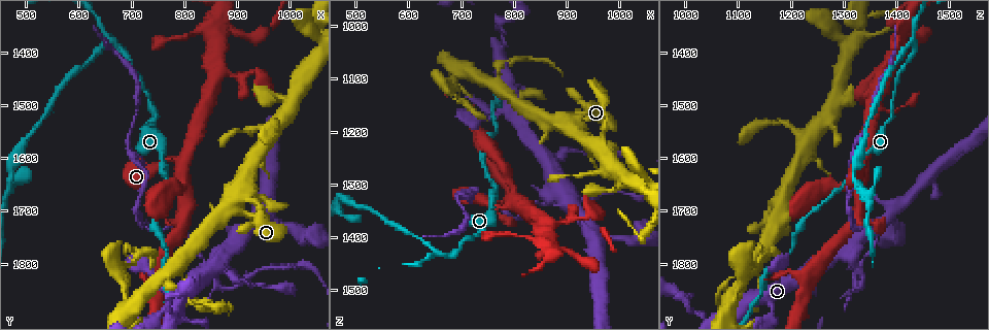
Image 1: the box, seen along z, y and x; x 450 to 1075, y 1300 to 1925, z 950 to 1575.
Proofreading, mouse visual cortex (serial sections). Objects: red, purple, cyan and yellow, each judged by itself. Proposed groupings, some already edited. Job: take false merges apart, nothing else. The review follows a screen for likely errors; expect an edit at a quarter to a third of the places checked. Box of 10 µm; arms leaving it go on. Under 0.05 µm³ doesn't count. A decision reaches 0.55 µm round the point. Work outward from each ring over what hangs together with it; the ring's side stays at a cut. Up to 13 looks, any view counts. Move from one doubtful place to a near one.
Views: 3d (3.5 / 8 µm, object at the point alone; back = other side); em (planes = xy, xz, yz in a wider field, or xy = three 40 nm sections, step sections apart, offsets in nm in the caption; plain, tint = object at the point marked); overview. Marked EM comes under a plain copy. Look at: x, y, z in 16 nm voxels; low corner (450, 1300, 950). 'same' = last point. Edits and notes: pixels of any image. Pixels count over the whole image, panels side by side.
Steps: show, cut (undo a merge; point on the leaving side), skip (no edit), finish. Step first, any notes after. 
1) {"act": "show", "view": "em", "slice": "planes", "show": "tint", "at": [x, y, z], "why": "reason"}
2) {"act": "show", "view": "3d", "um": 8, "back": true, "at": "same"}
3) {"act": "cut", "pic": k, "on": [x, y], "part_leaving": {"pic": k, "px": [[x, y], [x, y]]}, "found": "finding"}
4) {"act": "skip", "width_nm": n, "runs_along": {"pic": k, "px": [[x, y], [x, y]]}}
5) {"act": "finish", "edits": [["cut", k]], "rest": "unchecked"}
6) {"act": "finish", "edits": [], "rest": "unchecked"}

{"act": "show", "view": "3d", "um": 3.5, "at": [660, 1375, 1435], "why": "branch point"}

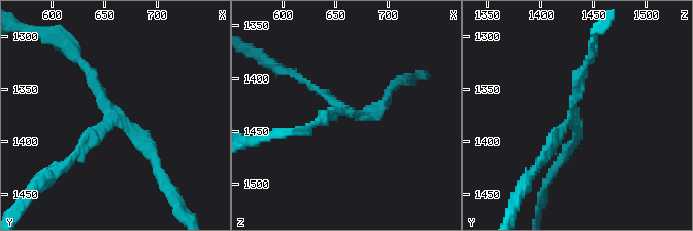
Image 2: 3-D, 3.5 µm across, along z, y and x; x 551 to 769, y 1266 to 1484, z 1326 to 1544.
{"act": "show", "view": "em", "slice": "planes", "show": "tint", "at": [664, 1380, 1432], "arms": 3, "arm_widths_nm": [100, 200, 200]}

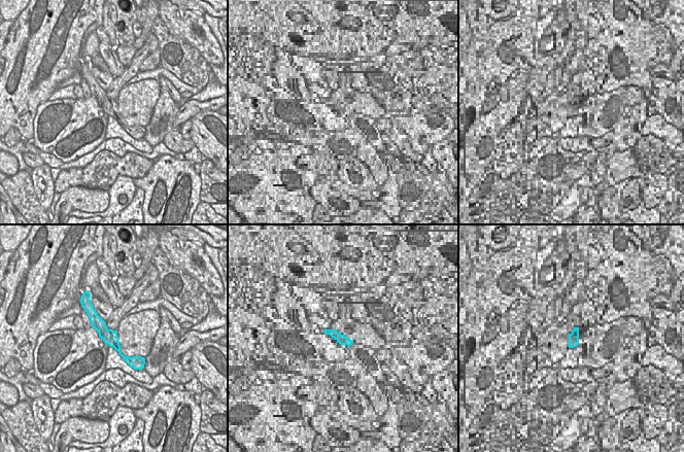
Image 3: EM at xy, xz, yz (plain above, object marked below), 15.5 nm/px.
{"act": "cut", "pic": 2, "on": [85, 136], "part_leaving": {"pic": 2, "px": [[110, 123], [37, 184]]}, "found": "a second cell is stuck on"}

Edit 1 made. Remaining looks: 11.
{"act": "show", "view": "overview"}

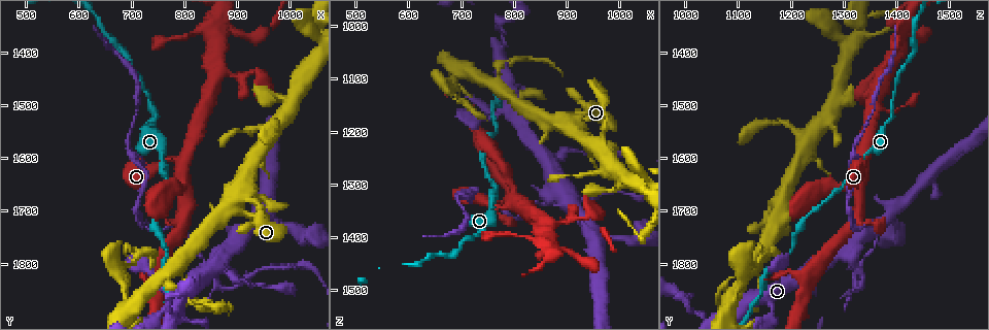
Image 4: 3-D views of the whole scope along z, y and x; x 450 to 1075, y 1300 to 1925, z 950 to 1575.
{"act": "show", "view": "3d", "um": 8, "at": [955, 1570, 1225], "why": "calibre changes"}

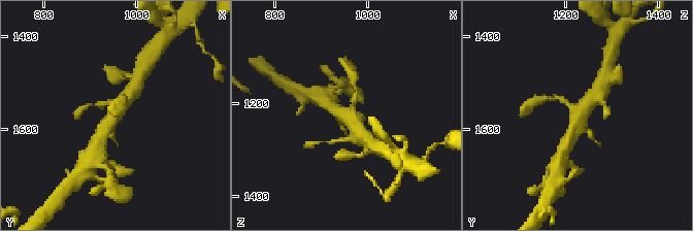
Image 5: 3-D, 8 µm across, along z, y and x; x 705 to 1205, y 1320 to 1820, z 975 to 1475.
{"act": "show", "view": "em", "slice": "xy", "step": 3, "show": "tint", "at": "same"}

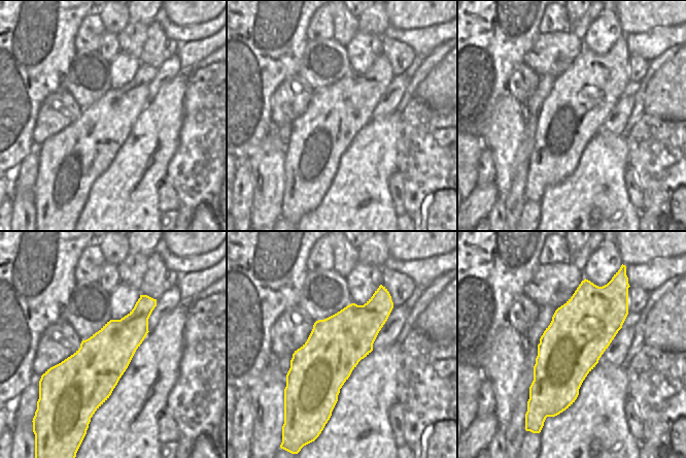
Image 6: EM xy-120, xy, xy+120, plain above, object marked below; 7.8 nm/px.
{"act": "skip", "width_nm": 440, "runs_along": {"pic": 5, "px": [[100, 140], [105, 128], [129, 95]]}, "found": "one cell here"}

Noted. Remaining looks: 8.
{"act": "show", "view": "3d", "um": 3.5, "at": [925, 1435, 1365], "why": "narrows sharply"}

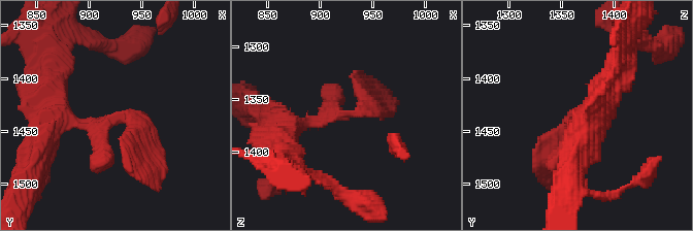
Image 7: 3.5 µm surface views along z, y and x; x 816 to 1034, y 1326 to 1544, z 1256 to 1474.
{"act": "show", "view": "em", "slice": "planes", "show": "tint", "at": [928, 1436, 1364], "why": "shape alone is not enough"}

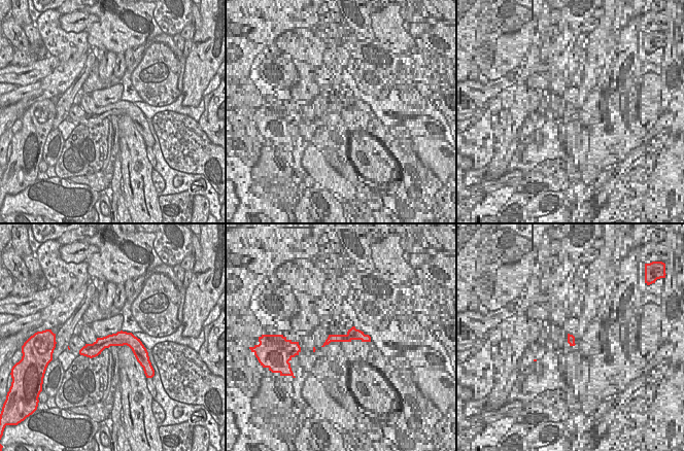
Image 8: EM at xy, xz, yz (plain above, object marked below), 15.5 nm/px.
{"act": "show", "view": "em", "slice": "xy", "step": 3, "show": "tint", "at": "same"}

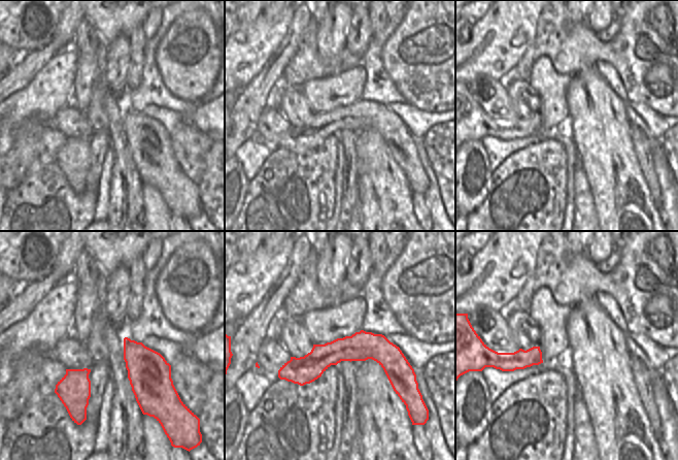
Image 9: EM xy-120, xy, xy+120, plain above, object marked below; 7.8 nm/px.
{"act": "skip", "runs_along": {"pic": 9, "px": [[406, 364], [336, 351], [280, 374]]}, "found": "continuous, no second cell"}

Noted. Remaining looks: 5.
{"act": "show", "view": "3d", "um": 8, "at": [865, 1830, 1335], "why": "small branch off a trunk"}

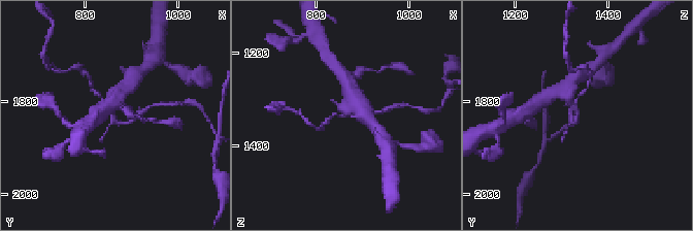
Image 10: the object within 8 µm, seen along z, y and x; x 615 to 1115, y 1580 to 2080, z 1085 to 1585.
{"act": "show", "view": "3d", "um": 3.5, "at": "same", "why": "closer look"}

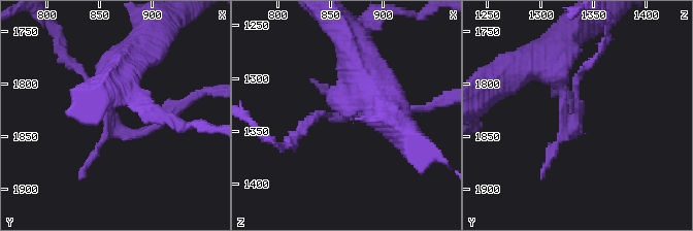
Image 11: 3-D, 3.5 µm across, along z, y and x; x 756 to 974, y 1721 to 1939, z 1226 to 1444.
{"act": "show", "view": "em", "slice": "xy", "step": 3, "show": "tint", "at": [862, 1832, 1330]}

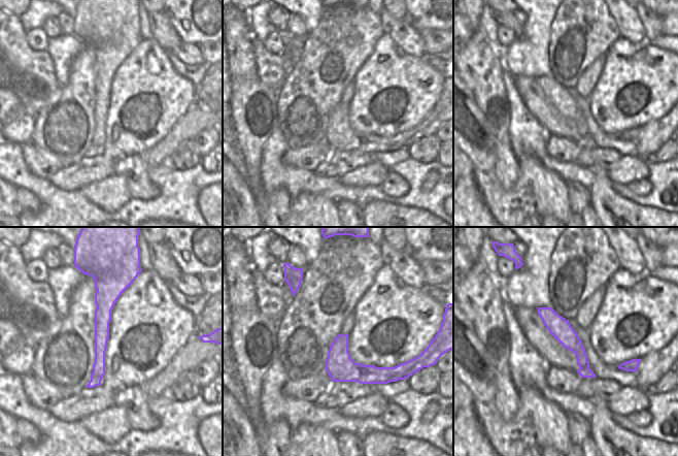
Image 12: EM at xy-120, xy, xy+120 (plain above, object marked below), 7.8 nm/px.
{"act": "cut", "pic": 11, "on": [124, 132], "width_nm": 220, "found": "two cells meet here"}

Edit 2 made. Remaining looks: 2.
{"act": "finish", "edits": [["cut", 2], ["cut", 11]], "rest": "unchecked"}

